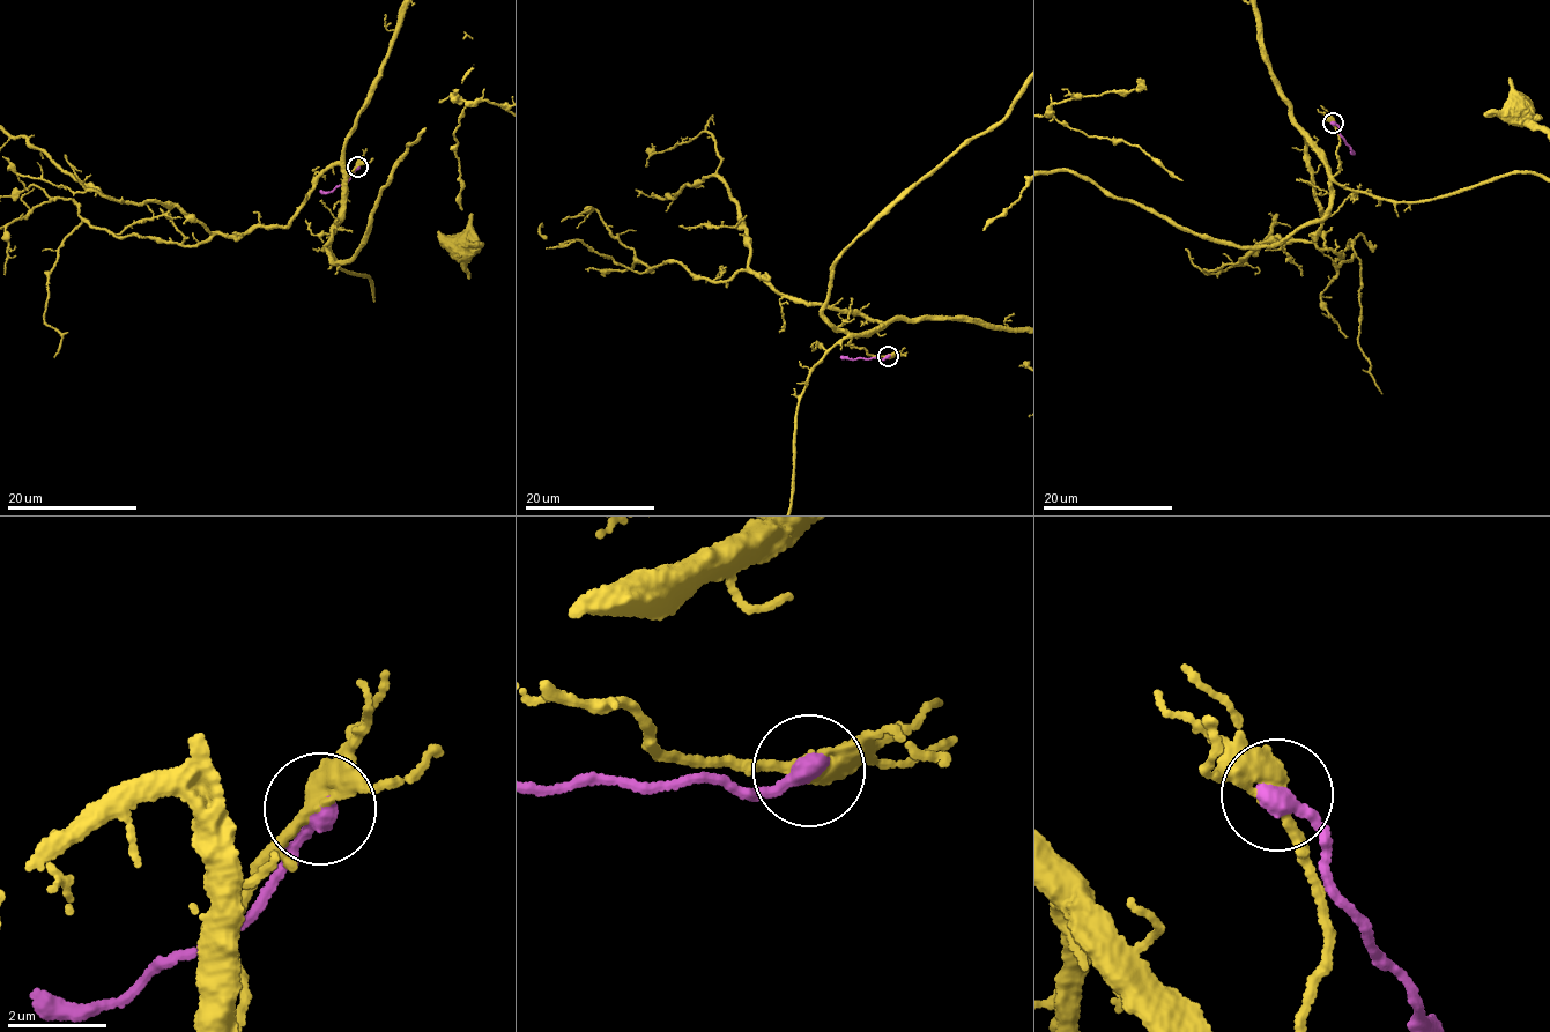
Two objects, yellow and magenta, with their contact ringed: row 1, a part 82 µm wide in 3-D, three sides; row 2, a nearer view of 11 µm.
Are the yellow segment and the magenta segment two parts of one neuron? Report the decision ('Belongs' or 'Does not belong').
Does not belong

